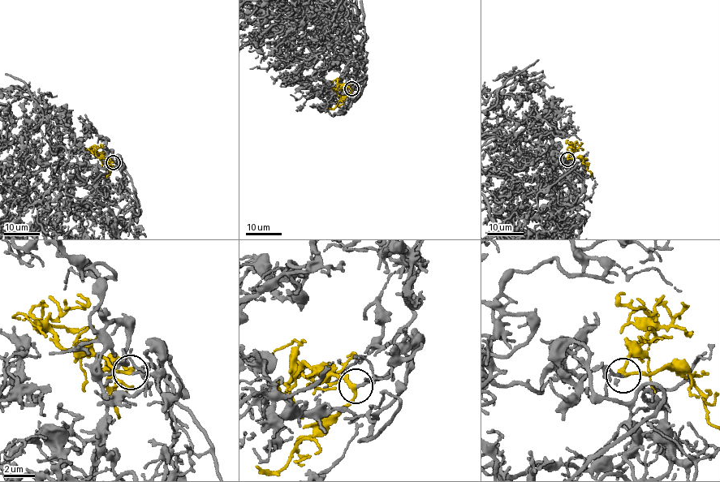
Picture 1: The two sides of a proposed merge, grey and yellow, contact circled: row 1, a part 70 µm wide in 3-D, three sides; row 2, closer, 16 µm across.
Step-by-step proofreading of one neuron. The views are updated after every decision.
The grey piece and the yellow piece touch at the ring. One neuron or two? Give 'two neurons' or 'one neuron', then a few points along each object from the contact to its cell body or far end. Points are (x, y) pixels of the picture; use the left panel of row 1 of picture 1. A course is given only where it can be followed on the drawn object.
one neuron | grey via (113, 161), (122, 189), (93, 187), (97, 211), (48, 175), (22, 201) | yellow via (113, 162), (97, 157), (94, 152), (101, 148), (101, 144)

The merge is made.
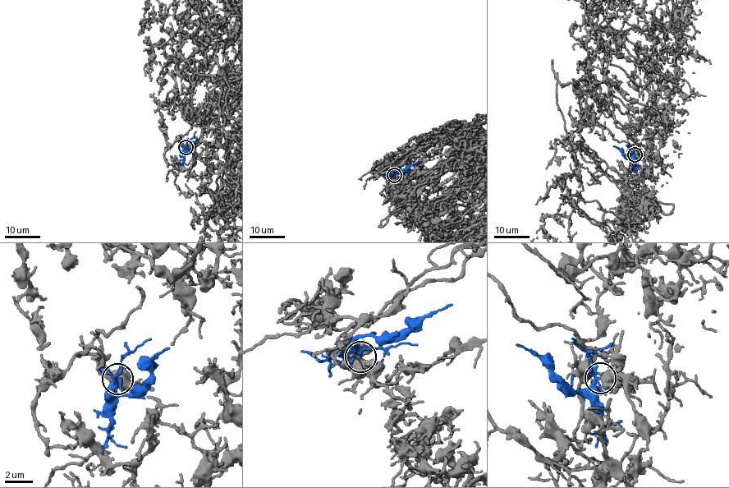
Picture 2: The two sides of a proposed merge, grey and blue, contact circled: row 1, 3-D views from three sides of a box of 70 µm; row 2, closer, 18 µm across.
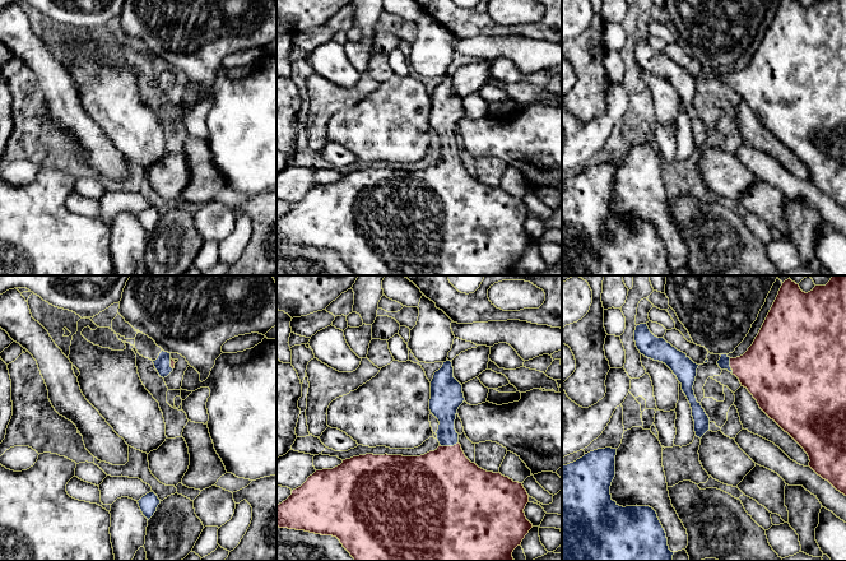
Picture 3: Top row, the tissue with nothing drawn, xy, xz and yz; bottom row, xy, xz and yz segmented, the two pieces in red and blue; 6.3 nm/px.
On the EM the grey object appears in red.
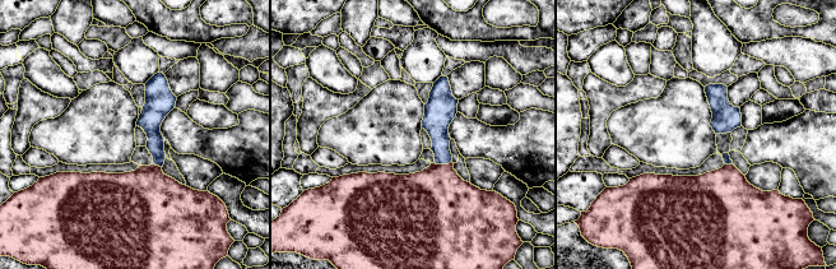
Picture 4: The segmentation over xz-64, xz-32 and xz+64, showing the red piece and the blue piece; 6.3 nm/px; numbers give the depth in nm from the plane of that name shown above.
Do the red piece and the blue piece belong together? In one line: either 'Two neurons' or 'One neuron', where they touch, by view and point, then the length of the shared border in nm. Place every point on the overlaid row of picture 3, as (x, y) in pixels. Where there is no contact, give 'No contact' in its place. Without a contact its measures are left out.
One neuron. Touches red at xz (449, 446). Shared border 120 nm

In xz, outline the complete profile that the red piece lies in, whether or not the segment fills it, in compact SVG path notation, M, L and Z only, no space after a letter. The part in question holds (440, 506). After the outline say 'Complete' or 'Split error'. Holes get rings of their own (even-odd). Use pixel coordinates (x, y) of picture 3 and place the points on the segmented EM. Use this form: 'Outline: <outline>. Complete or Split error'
Outline: M447 360L434 372L431 381L429 411L440 422L436 432L440 446L434 451L420 456L366 454L345 459L333 469L316 470L301 487L293 490L285 501L276 505L276 527L336 537L354 561L515 561L512 557L513 550L521 546L522 539L533 528L524 513L529 502L529 495L522 483L513 482L499 472L487 472L465 456L459 444L459 434L455 430L456 413L464 400L462 385L454 377L452 362Z. Split error

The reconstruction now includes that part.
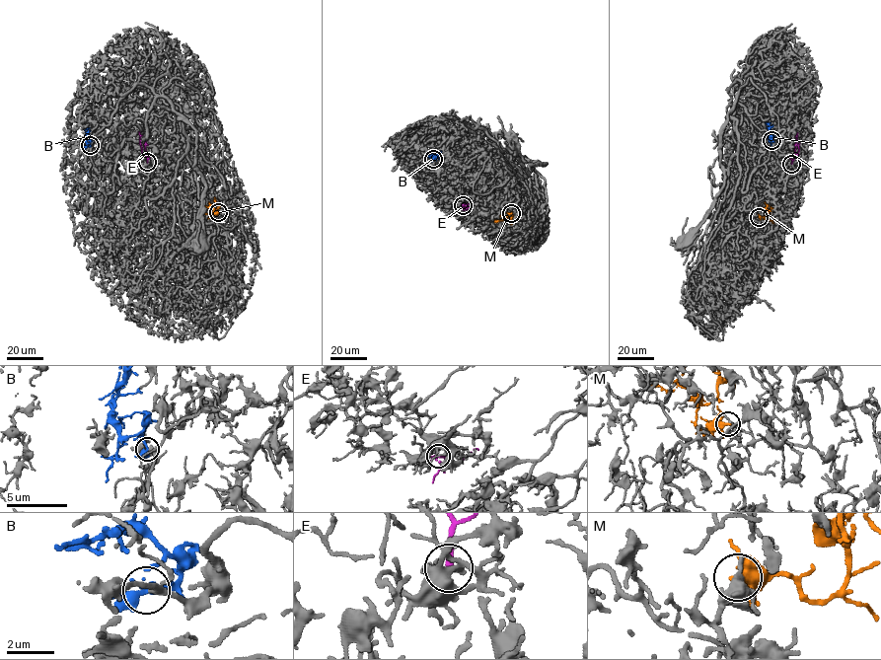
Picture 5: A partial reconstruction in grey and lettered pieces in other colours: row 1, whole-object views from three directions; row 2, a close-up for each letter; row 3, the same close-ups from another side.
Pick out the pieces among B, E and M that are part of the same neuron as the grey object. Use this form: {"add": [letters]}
{"add": ["B"]}

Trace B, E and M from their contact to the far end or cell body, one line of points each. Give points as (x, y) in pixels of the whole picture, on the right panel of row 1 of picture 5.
B: (771, 140), (770, 127), (766, 124)
E: (791, 164), (797, 132)
M: (759, 217), (768, 217), (765, 202)

